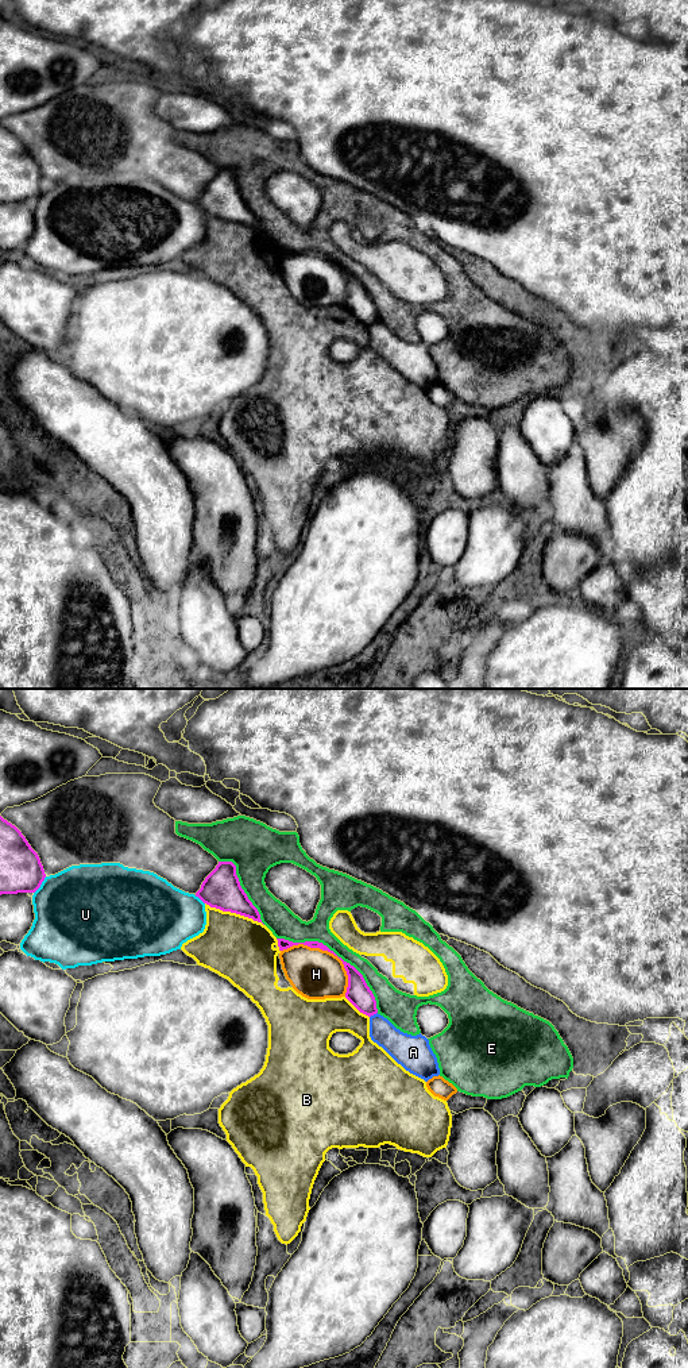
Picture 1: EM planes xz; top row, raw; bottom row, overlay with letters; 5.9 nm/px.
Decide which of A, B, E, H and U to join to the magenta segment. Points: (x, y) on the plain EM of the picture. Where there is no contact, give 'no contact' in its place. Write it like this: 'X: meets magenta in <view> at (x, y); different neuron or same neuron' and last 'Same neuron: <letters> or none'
A: meets magenta in xz at (373, 323); different neuron
B: meets magenta in xz at (235, 220); different neuron
E: meets magenta in xz at (336, 264); different neuron
H: meets magenta in xz at (328, 259); different neuron
U: meets magenta in xz at (41, 192); different neuron
Same neuron: none

